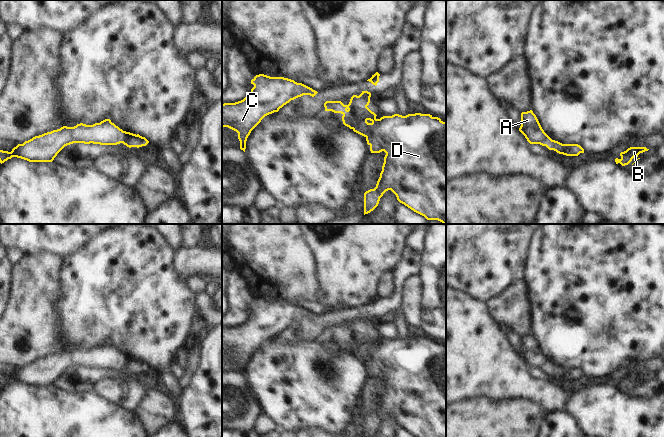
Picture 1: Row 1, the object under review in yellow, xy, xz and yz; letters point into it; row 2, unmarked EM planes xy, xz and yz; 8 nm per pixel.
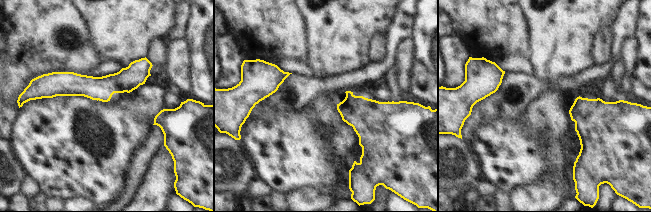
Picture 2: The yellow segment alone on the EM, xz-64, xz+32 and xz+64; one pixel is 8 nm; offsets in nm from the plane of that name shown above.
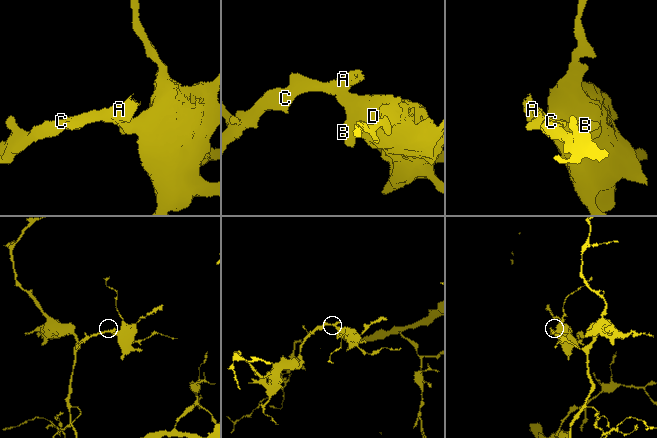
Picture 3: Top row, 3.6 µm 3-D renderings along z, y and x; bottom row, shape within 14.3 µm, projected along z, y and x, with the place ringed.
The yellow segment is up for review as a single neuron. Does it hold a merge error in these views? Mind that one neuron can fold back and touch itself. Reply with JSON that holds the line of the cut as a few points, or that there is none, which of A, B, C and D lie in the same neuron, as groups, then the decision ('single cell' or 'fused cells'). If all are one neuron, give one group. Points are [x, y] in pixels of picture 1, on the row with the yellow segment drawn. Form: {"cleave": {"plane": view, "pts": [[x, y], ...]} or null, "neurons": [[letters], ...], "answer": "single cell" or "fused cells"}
{"cleave": null, "neurons": [["A", "B", "C", "D"]], "answer": "single cell"}

